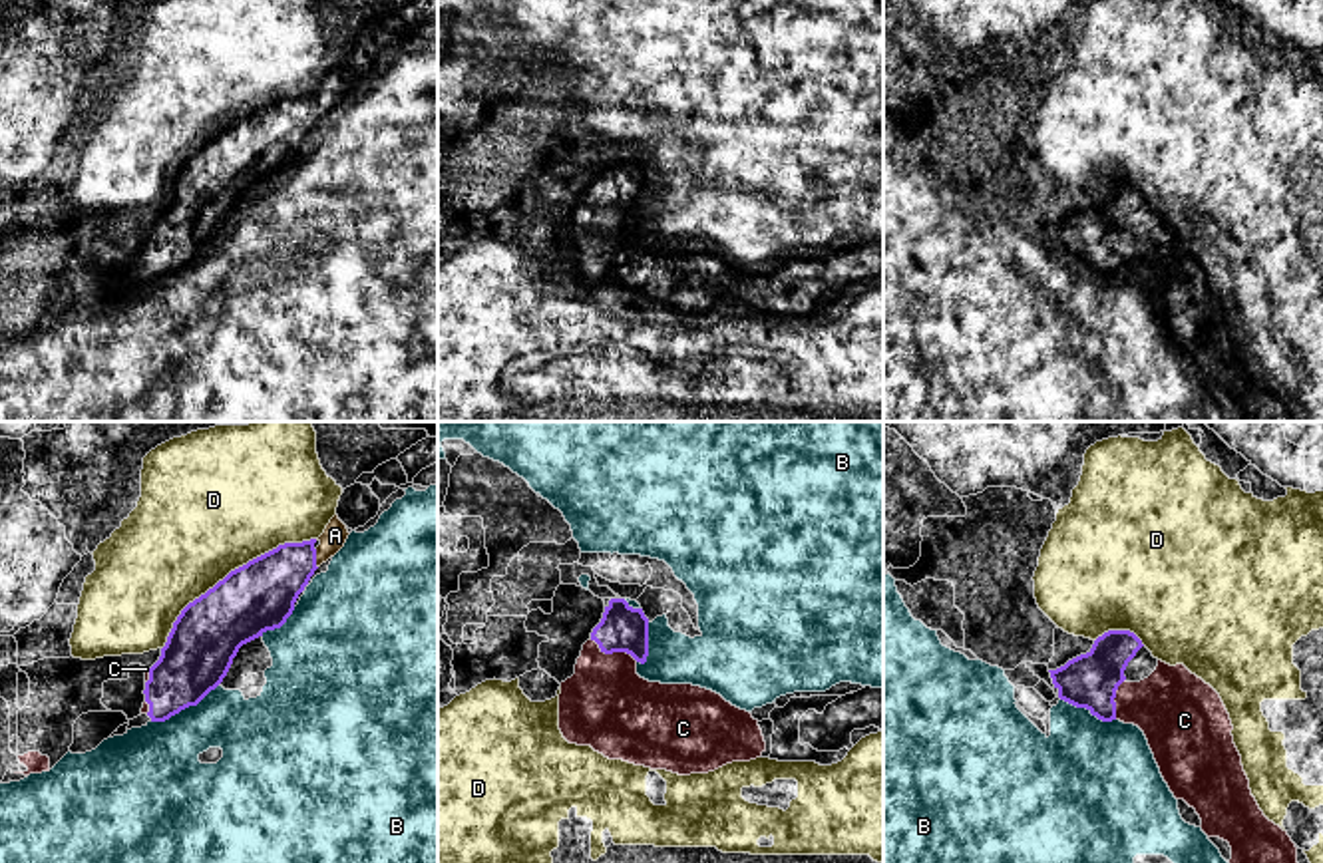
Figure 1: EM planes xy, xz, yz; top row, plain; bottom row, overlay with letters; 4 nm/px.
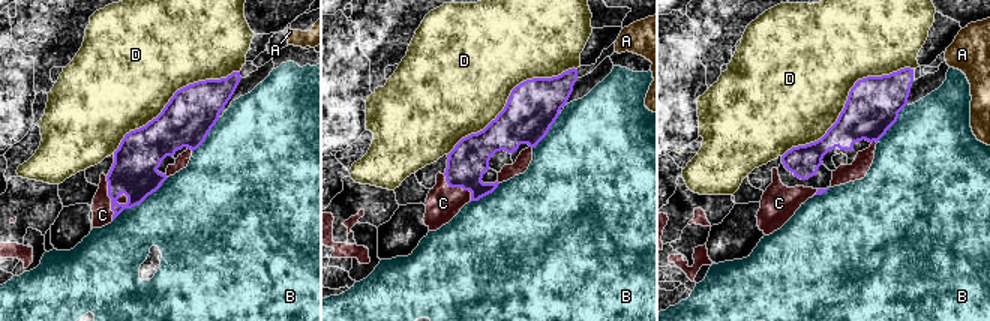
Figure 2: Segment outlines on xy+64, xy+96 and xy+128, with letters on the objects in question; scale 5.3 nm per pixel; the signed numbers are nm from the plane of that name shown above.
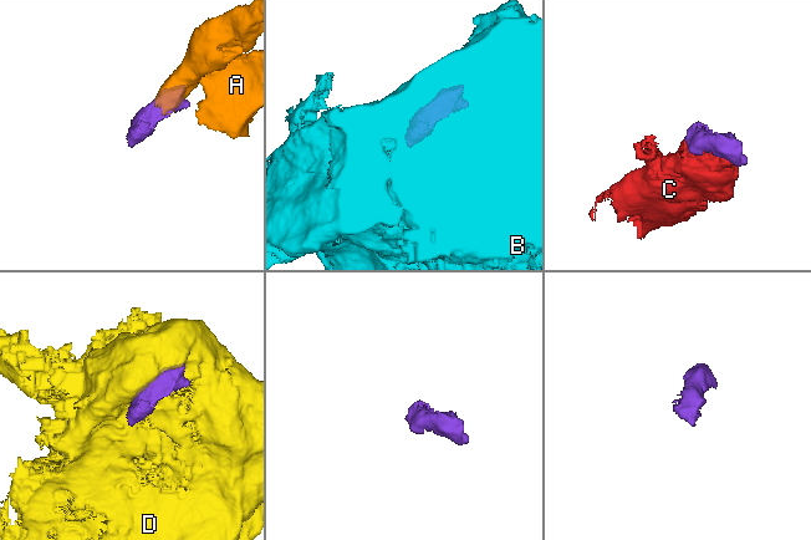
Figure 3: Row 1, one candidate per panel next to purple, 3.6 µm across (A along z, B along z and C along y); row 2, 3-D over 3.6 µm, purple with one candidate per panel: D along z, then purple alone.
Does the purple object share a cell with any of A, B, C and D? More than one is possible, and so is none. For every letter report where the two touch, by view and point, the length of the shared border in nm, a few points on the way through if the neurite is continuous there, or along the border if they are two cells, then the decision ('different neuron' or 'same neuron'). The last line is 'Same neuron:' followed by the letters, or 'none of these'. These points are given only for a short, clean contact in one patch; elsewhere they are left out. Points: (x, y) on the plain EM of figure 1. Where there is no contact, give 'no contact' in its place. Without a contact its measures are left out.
A: xy (315, 114) | 80 nm | same neuron
B: xy (184, 263) | 320 nm | different neuron
C: xz (613, 205) | 220 nm | same neuron
D: xy (231, 126) | 750 nm | different neuron
Same neuron: A, C

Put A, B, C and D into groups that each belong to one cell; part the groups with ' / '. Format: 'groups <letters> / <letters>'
groups A C / B / D

